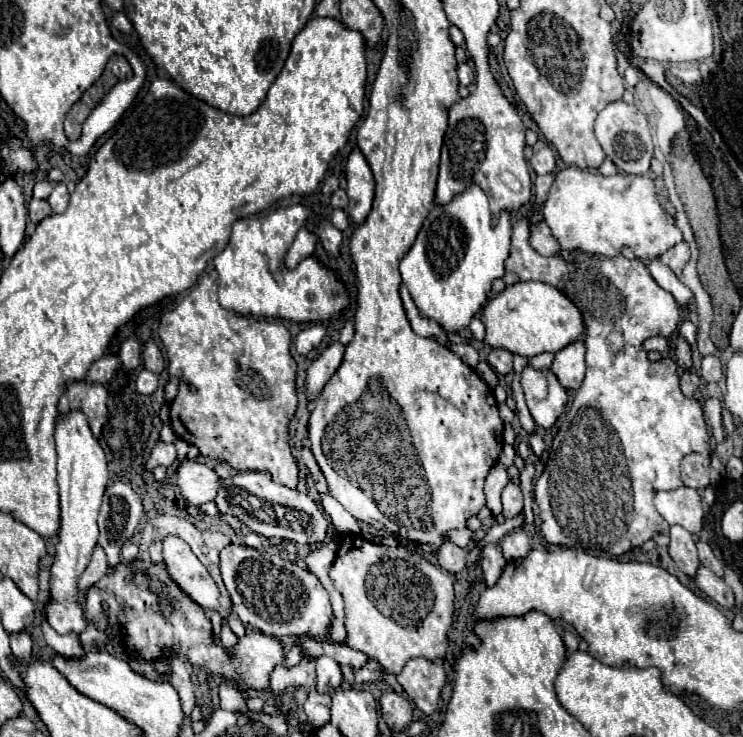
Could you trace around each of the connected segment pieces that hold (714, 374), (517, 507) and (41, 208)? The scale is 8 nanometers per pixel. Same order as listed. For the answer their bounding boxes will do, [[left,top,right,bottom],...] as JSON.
[[702,356,722,382],[502,484,522,518],[28,198,52,222]]

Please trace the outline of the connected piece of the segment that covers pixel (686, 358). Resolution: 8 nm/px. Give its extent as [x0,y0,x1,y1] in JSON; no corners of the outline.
[672,334,692,370]

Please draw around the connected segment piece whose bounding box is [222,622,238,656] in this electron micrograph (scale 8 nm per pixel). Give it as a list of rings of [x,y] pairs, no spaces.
[[[222,622],[222,646],[224,646],[224,652],[228,652],[228,656],[232,656],[232,648],[238,644],[238,638],[236,634],[230,632],[230,628]]]

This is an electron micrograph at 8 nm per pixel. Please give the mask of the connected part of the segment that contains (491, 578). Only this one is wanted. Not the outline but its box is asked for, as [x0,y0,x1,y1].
[482,544,506,588]

